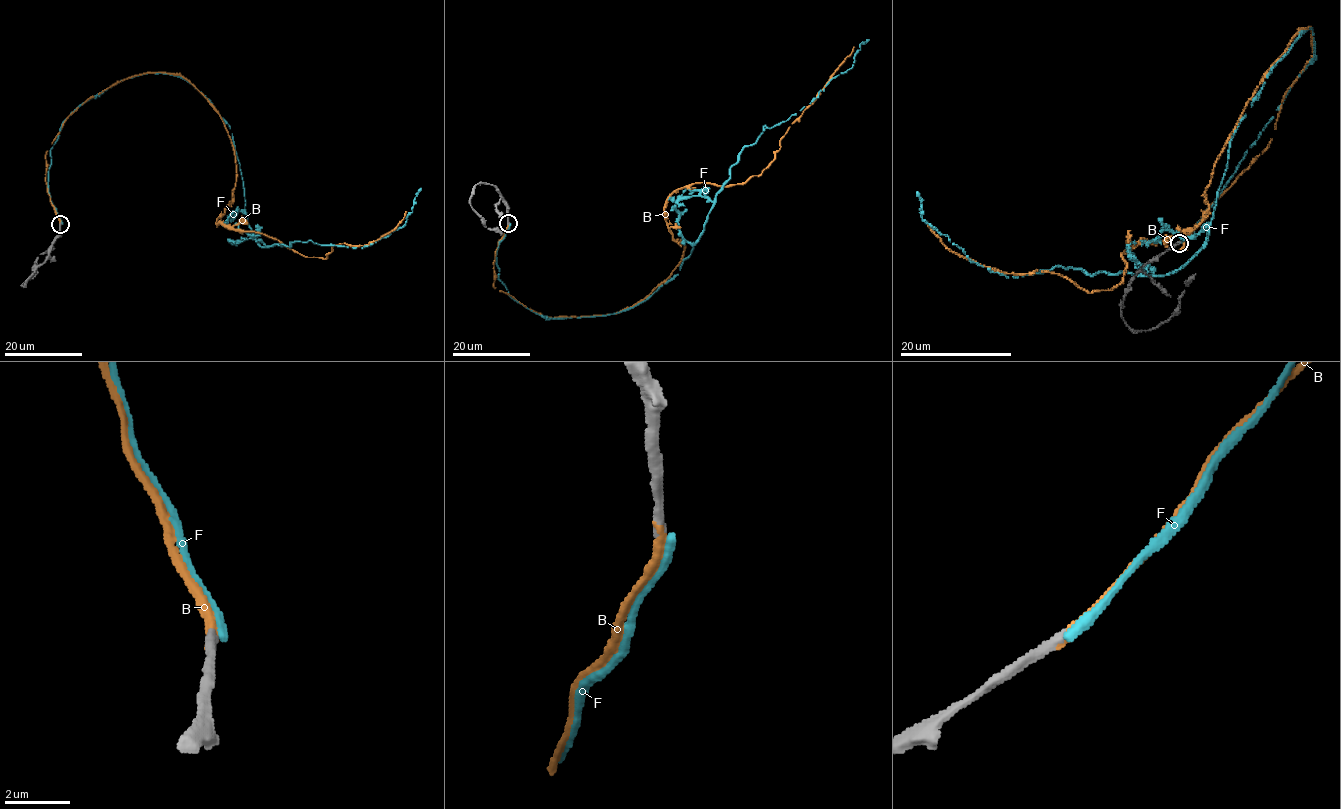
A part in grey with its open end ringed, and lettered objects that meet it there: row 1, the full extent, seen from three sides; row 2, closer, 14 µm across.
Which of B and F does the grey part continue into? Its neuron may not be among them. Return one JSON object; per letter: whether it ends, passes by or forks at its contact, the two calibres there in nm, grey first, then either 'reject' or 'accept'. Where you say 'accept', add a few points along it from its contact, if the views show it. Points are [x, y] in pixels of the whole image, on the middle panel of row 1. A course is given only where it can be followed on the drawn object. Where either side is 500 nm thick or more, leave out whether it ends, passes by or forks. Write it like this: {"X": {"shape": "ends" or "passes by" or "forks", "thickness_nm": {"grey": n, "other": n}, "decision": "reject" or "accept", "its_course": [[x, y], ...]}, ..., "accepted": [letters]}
{"B": {"shape": "ends", "thickness_nm": {"grey": 360, "other": 280}, "decision": "accept", "its_course": [[508, 223], [494, 286], [550, 318], [632, 306], [681, 261], [665, 201], [694, 183], [759, 175], [854, 47]]}, "F": {"shape": "ends", "thickness_nm": {"grey": 340, "other": 320}, "decision": "reject"}, "accepted": ["B"]}

